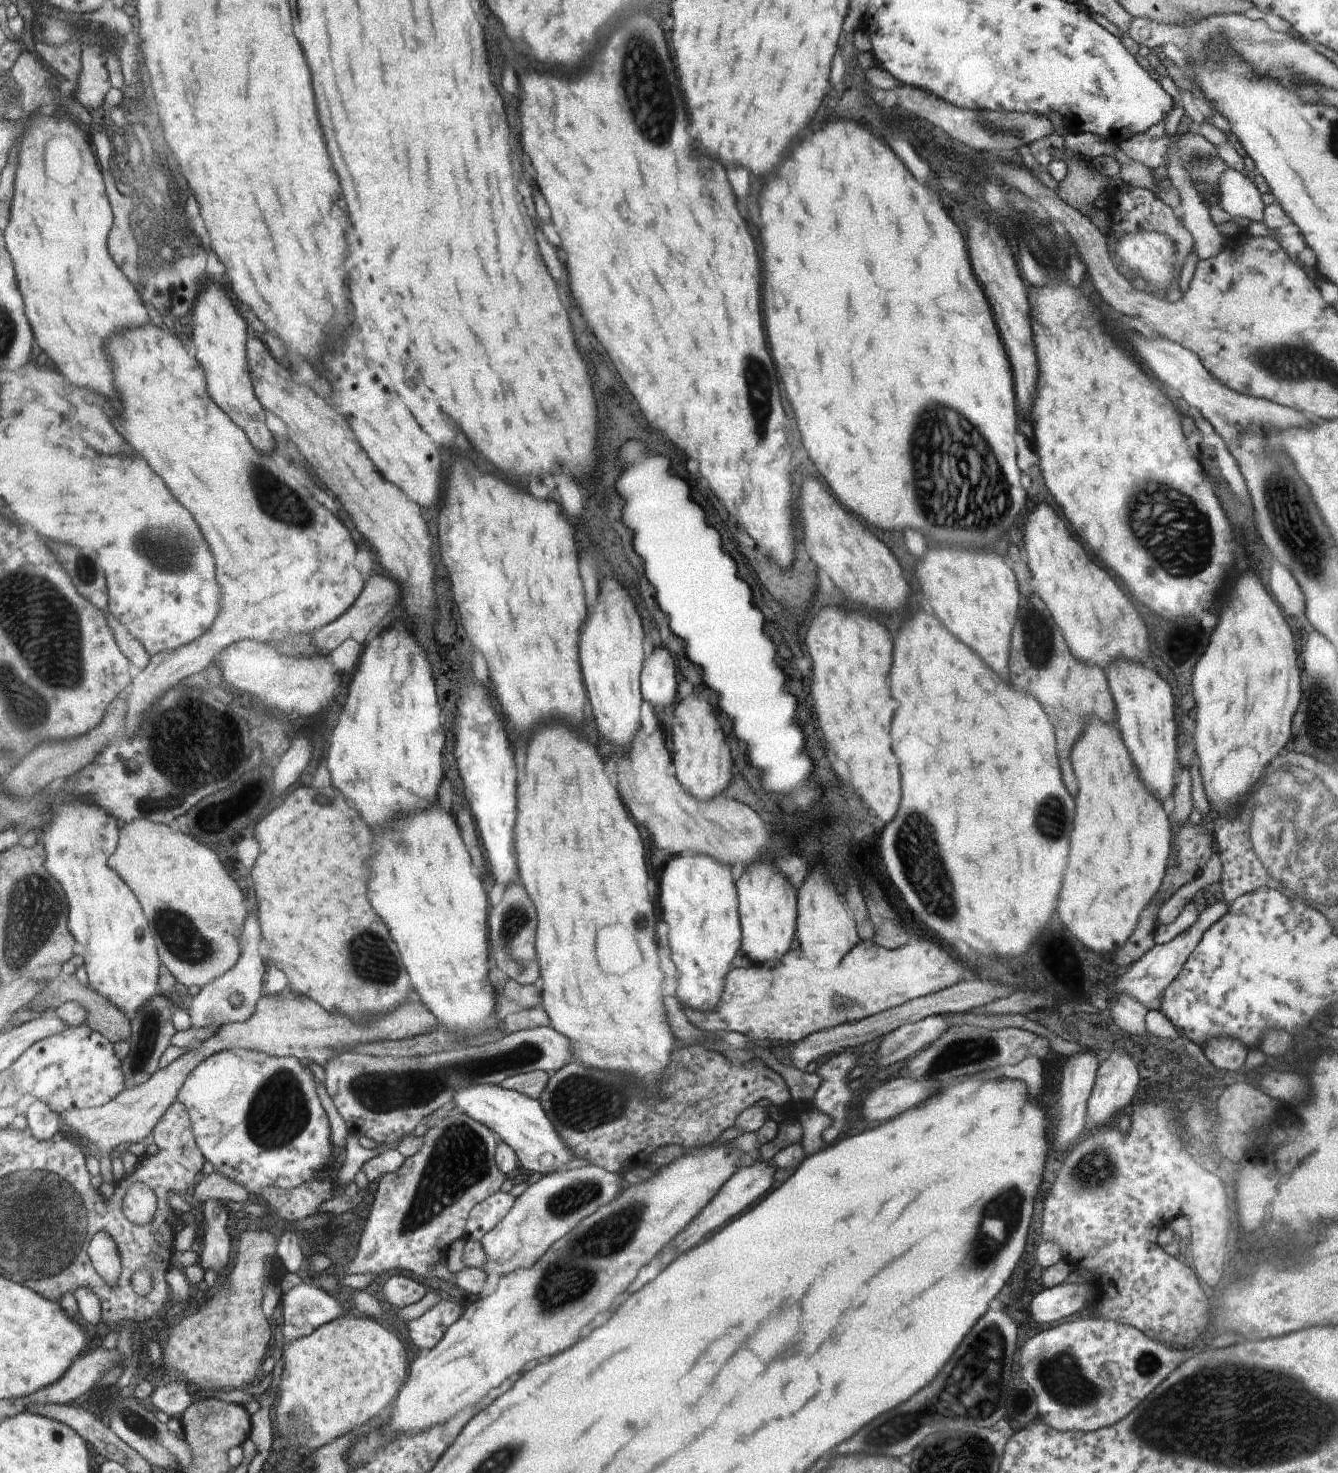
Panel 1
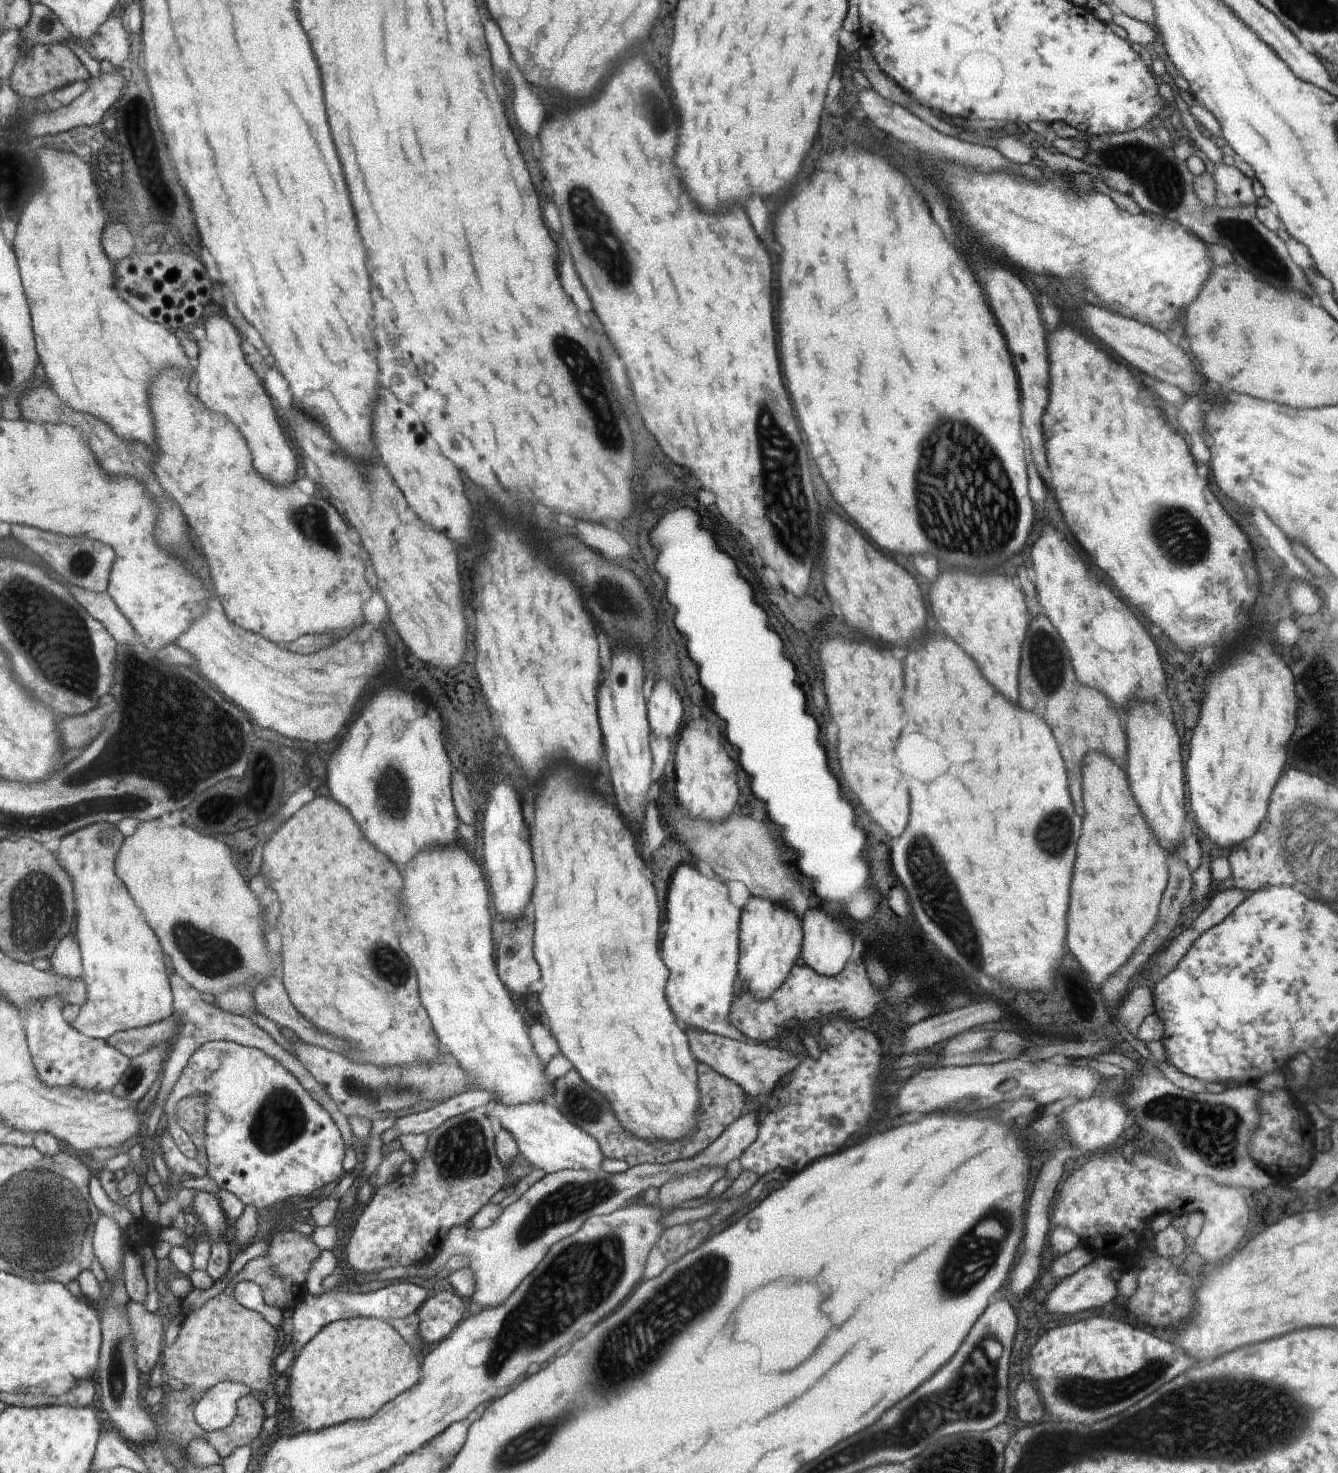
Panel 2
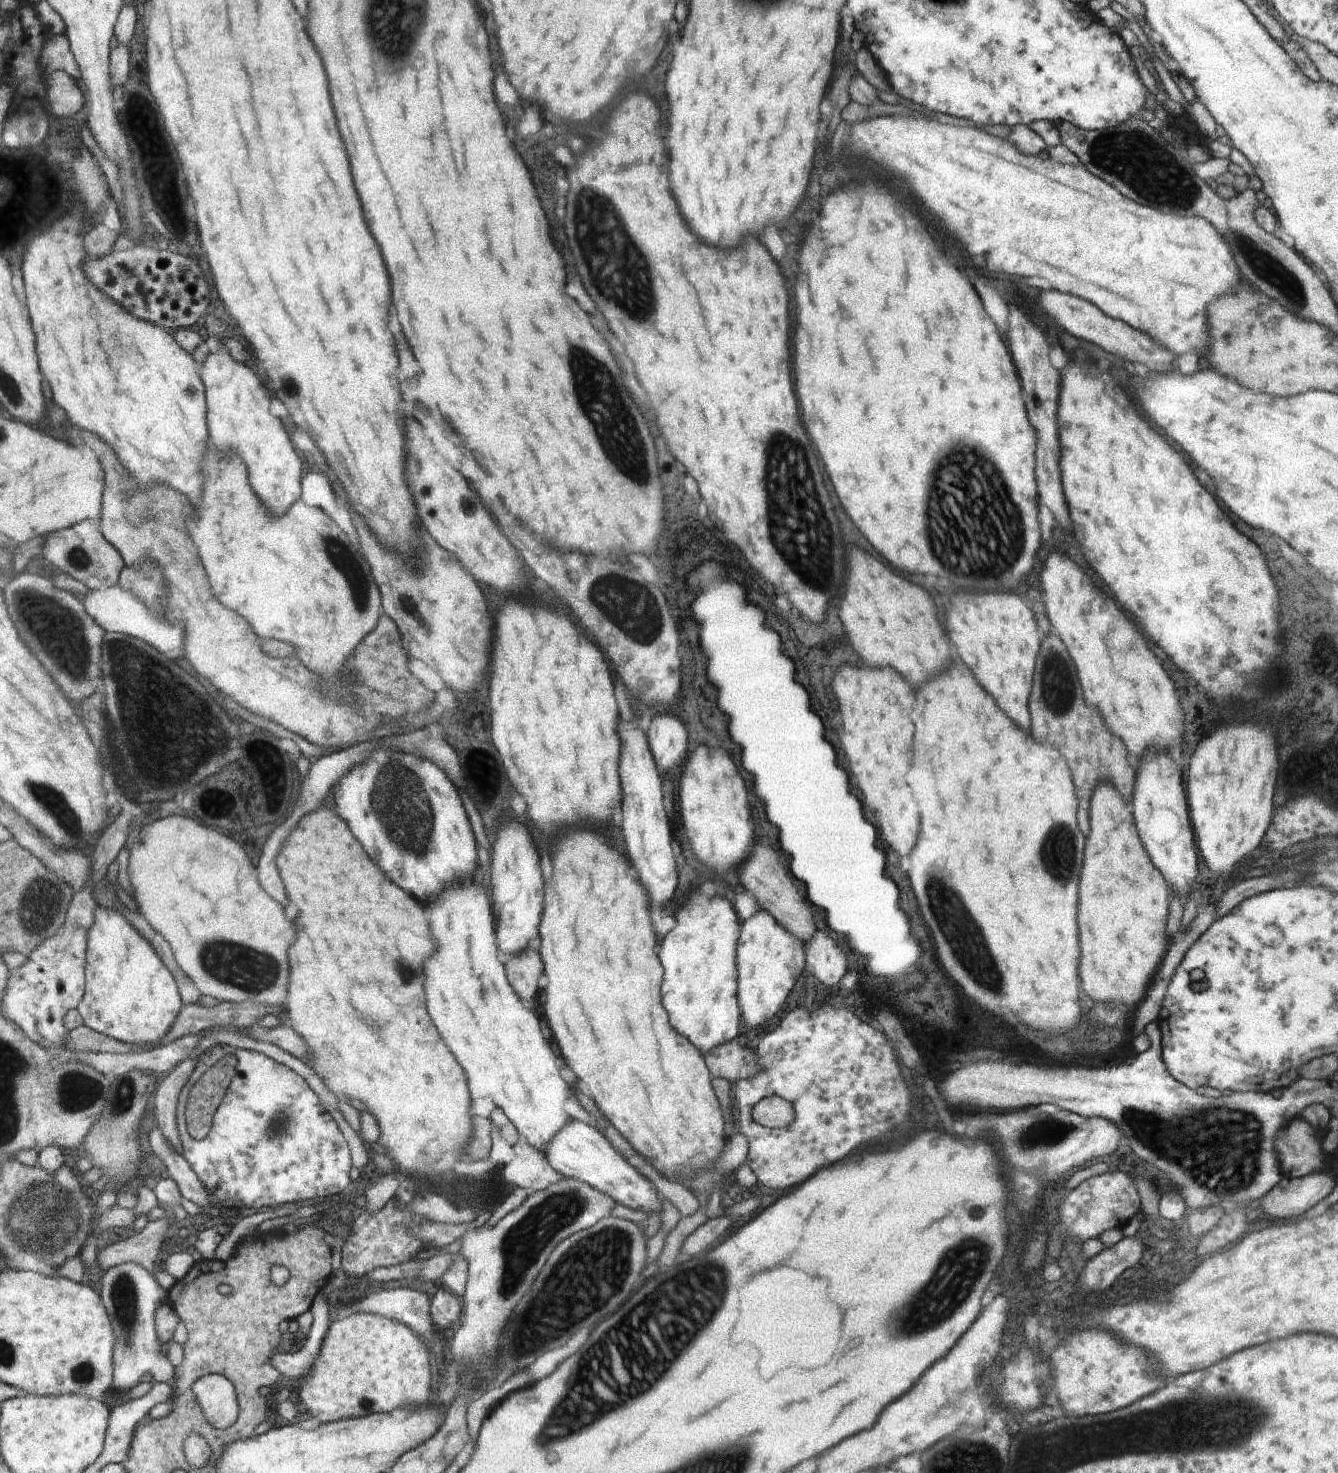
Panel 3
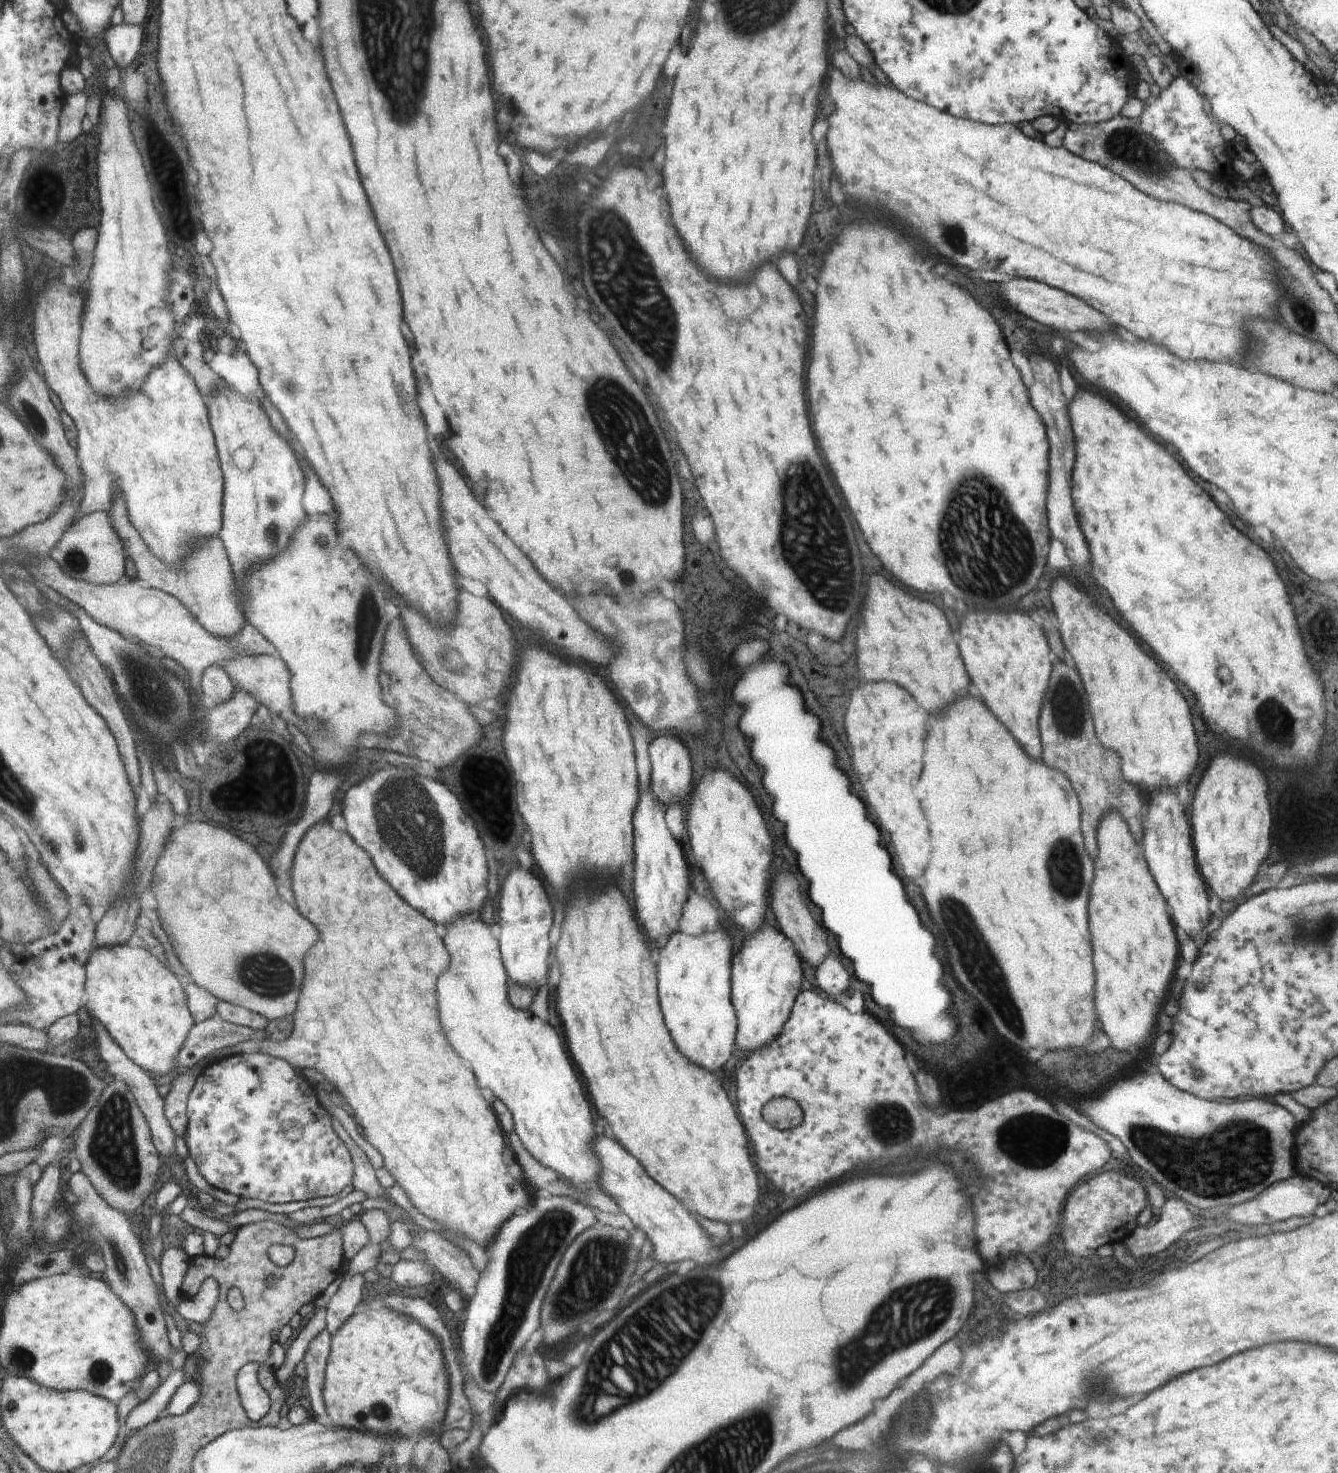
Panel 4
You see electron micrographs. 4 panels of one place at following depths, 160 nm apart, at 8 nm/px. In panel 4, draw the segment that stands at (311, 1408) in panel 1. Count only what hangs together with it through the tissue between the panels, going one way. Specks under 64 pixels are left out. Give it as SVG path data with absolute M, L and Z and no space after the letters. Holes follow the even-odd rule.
M360 1307L332 1334L331 1353L324 1382L324 1402L338 1427L371 1433L398 1433L410 1438L419 1430L427 1434L444 1418L448 1381L441 1344L419 1322L391 1308Z

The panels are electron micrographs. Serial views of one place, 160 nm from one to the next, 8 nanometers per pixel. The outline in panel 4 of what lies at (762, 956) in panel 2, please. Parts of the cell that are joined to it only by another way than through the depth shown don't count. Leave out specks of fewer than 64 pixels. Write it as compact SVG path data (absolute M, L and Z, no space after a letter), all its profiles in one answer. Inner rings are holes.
M765 924L765 928L758 929L748 936L733 958L733 1005L737 1007L740 1028L737 1034L737 1043L740 1049L750 1050L752 1054L760 1049L766 1049L777 1040L784 1030L785 1022L791 1016L792 1004L797 1000L800 992L800 958L794 950L793 942L781 931Z

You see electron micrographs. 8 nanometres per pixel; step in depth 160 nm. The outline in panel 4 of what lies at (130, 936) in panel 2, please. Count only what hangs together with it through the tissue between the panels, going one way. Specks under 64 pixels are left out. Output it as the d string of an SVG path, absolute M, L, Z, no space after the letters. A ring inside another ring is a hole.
M135 939L128 940L128 943L94 948L85 966L85 996L84 1005L89 1016L103 1026L134 1064L145 1071L155 1072L156 1076L164 1076L178 1066L178 1054L184 1048L194 1019L186 1004L182 984L170 972L170 968L152 955L149 948Z

